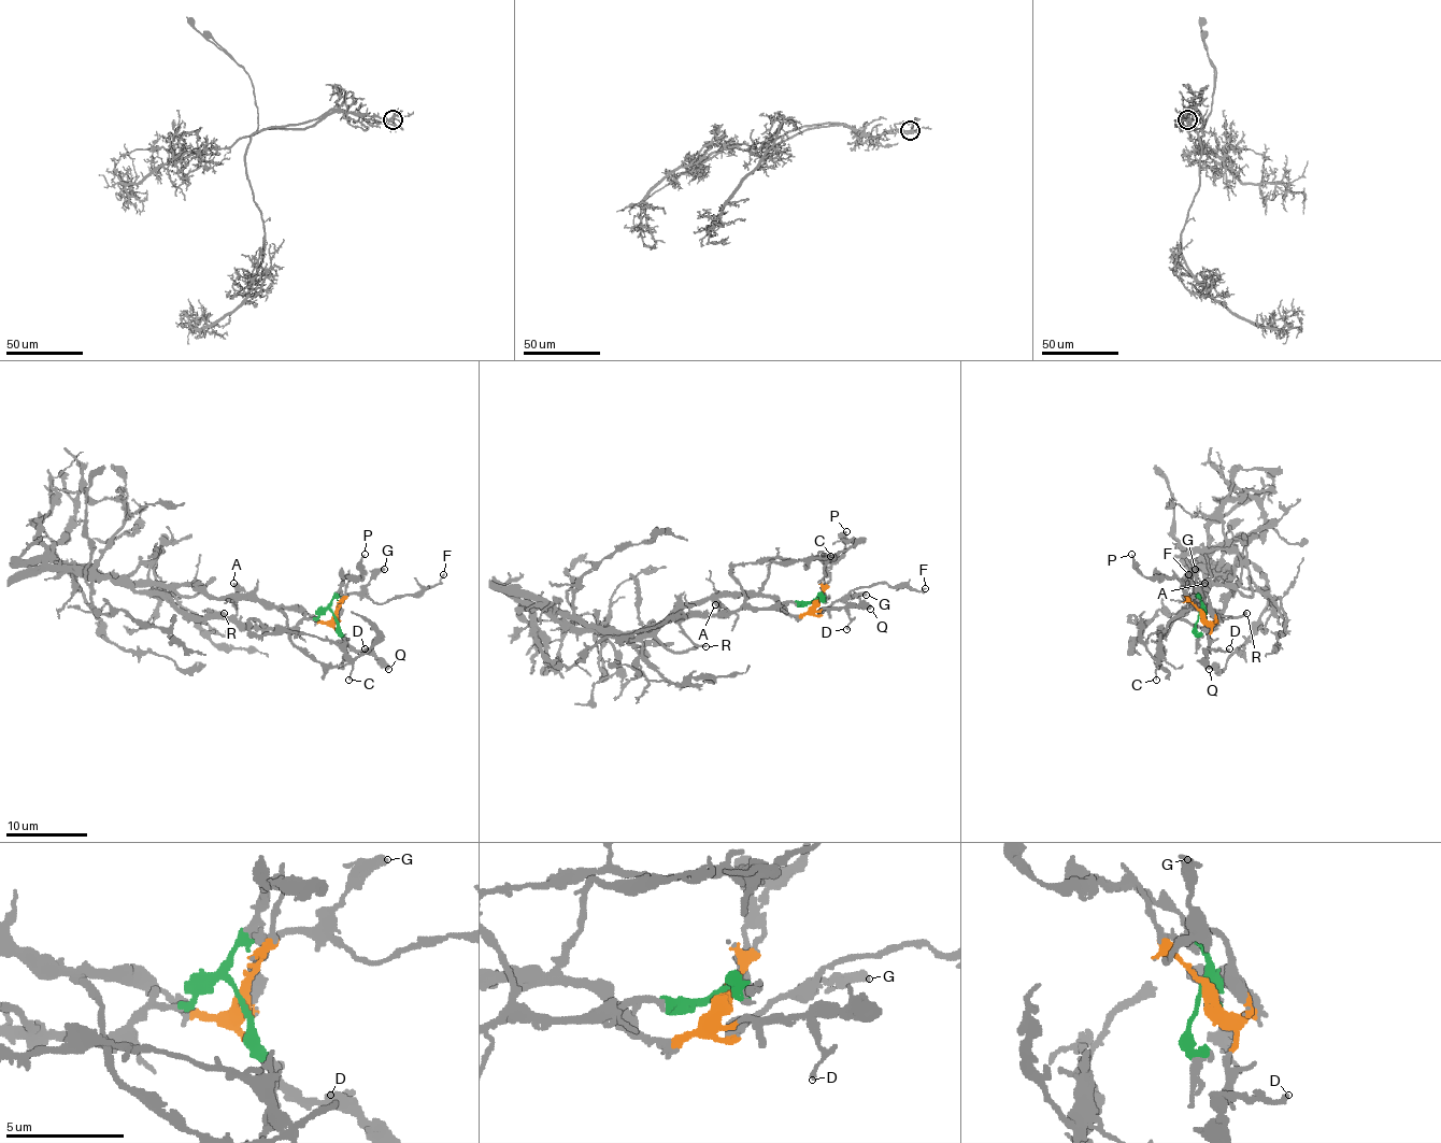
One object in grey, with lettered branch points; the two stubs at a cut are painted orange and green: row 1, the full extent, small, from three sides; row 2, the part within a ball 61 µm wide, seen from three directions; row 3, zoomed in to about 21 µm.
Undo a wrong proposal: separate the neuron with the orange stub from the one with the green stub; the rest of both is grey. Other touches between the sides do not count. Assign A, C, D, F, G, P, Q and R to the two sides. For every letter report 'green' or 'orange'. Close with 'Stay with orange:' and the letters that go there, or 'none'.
A: green
C: green
D: orange
F: orange
G: orange
P: green
Q: orange
R: green
Stay with orange: D, F, G, Q

